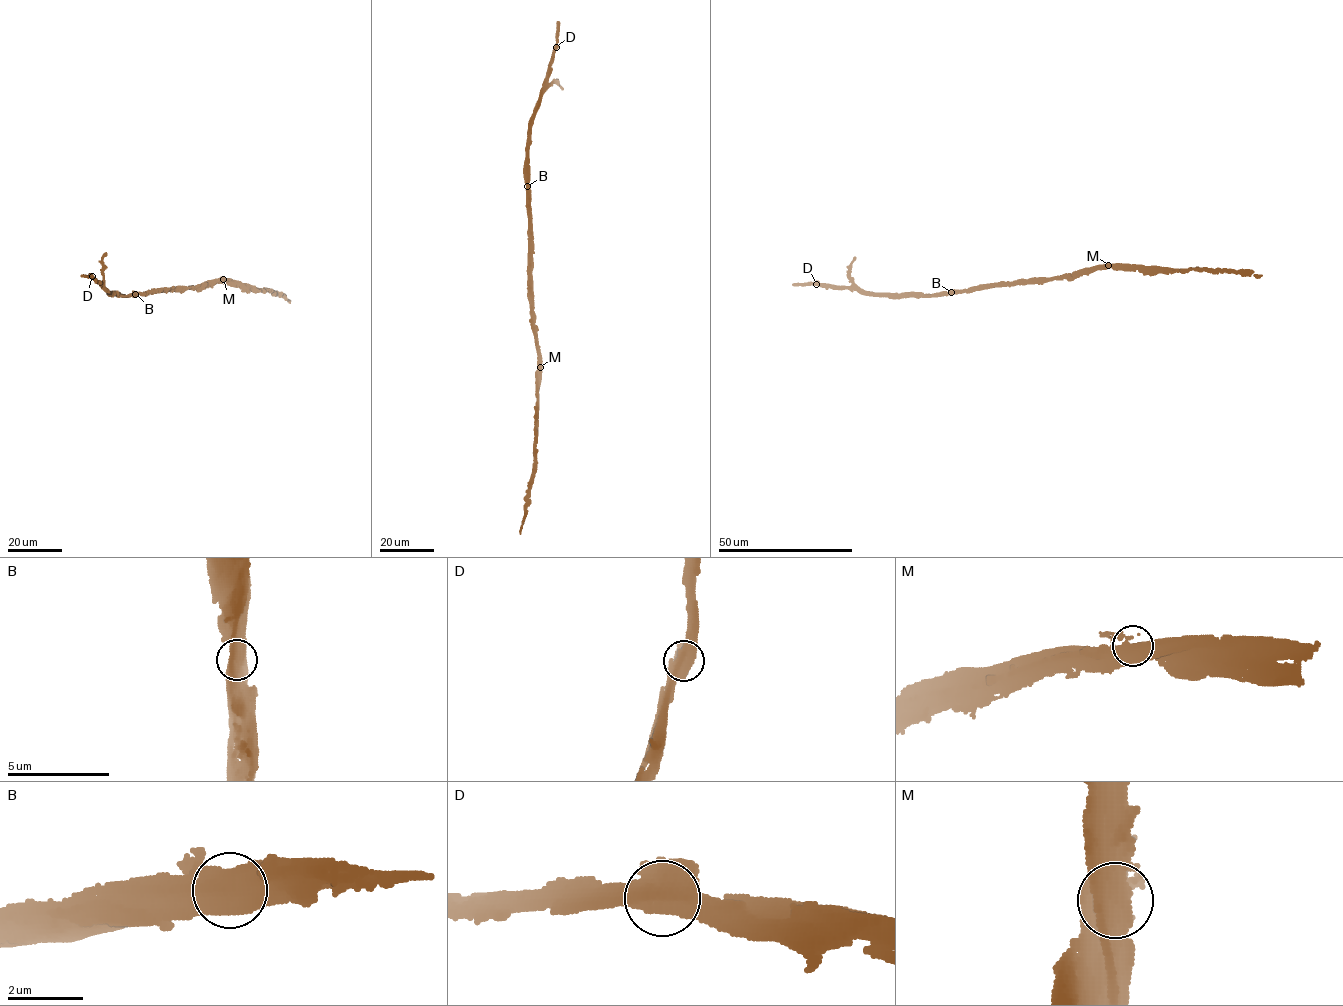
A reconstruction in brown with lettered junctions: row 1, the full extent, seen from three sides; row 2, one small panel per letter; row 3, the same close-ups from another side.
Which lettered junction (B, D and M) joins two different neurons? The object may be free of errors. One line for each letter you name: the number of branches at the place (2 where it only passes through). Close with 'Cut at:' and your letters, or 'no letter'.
Cut at: no letter

